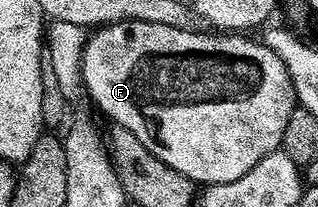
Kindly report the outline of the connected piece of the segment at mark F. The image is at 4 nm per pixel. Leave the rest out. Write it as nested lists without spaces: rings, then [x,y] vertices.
[[[125,19],[122,23],[107,23],[92,32],[88,36],[85,48],[82,51],[81,84],[84,94],[118,127],[127,129],[139,137],[139,141],[163,165],[175,169],[175,173],[183,173],[194,185],[212,185],[215,183],[226,183],[235,181],[247,173],[263,157],[267,157],[281,146],[283,129],[287,129],[287,117],[291,117],[295,106],[293,93],[293,82],[279,57],[270,49],[264,41],[257,43],[253,37],[242,37],[237,33],[209,33],[204,35],[198,29],[186,29],[183,27],[172,27],[171,25],[155,25],[151,21],[139,21],[138,19]]]

